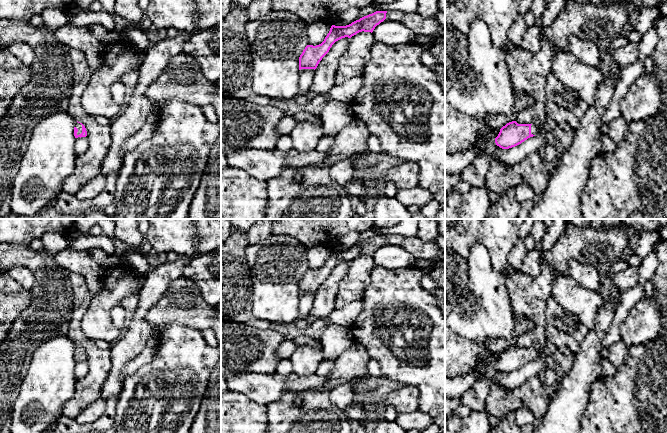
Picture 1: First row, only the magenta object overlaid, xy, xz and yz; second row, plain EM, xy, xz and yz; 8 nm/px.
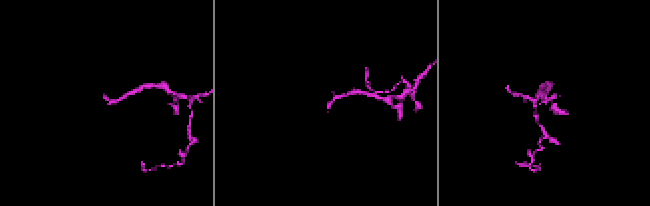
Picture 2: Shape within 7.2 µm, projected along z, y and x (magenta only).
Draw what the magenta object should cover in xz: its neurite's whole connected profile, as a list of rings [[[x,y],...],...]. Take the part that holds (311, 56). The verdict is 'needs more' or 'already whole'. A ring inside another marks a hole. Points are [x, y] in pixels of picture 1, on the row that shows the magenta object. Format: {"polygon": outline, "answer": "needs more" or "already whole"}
{"polygon": [[[376,11],[346,26],[332,25],[324,41],[316,46],[307,45],[299,57],[299,70],[316,69],[332,45],[345,37],[351,38],[359,32],[373,32],[375,27],[386,19],[387,11]]], "answer": "already whole"}

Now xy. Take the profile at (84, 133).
{"polygon": [[[75,120],[75,127],[74,127],[74,136],[75,138],[78,138],[78,137],[81,138],[81,137],[87,136],[87,131],[85,126],[76,120]]], "answer": "needs more"}

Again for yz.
{"polygon": [[[512,121],[500,129],[495,143],[502,149],[509,149],[538,133],[539,129],[534,124],[518,124],[516,121]]], "answer": "needs more"}

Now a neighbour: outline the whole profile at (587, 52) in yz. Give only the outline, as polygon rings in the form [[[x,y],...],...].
[[[577,36],[569,37],[568,49],[581,63],[592,67],[599,67],[604,51],[598,44]]]

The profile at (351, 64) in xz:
[[[362,31],[350,38],[346,53],[339,59],[335,85],[342,85],[345,81],[362,75],[364,66],[371,58],[374,43],[371,32]]]

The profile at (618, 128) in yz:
[[[622,116],[610,121],[608,123],[608,136],[616,143],[624,141],[627,137],[629,124]]]

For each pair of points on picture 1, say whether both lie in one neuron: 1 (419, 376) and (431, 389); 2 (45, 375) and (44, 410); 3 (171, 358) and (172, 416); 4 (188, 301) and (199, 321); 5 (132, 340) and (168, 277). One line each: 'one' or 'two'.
1: one
2: one
3: one
4: one
5: one

